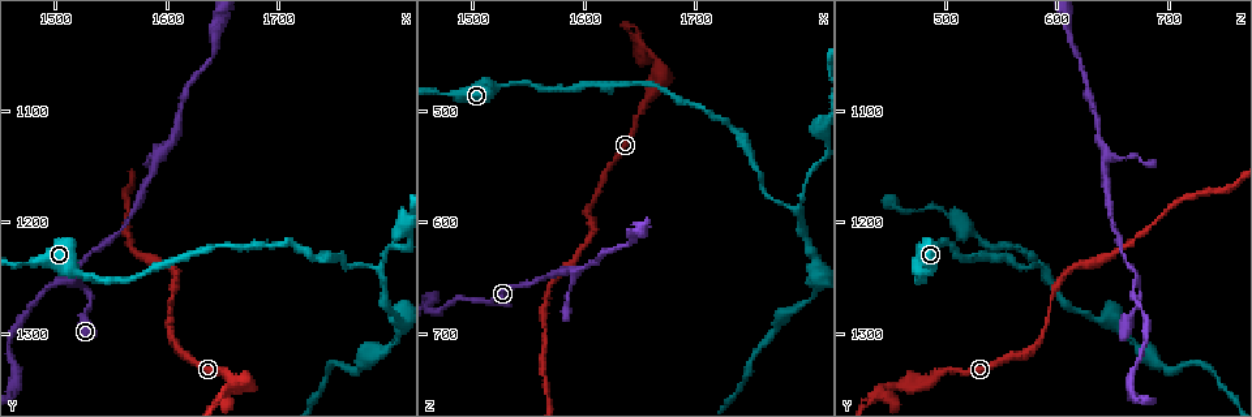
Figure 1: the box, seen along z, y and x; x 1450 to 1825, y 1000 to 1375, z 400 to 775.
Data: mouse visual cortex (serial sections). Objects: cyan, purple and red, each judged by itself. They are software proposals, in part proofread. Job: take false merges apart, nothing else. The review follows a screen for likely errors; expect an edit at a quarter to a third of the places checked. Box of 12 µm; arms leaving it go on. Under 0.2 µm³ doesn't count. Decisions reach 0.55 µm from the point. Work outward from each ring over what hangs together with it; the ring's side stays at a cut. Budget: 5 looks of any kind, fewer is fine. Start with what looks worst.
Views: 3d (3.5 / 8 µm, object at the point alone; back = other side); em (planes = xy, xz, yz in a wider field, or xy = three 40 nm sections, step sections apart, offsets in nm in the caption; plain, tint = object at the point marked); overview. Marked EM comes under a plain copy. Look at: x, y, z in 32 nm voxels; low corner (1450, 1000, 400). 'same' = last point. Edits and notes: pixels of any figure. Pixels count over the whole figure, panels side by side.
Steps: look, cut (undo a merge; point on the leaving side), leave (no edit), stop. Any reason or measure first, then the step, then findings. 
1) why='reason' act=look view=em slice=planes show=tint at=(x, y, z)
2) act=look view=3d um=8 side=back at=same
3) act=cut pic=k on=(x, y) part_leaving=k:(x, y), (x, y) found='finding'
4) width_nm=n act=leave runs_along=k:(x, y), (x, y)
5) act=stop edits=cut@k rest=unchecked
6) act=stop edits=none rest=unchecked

why='arms part here' act=look view=3d um=3.5 side=back at=(1516, 1254, 672)

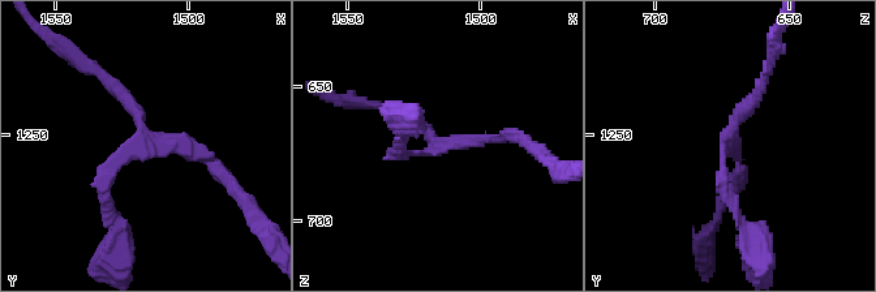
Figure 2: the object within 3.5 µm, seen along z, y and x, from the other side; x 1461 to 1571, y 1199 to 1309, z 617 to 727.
act=look view=em slice=xy step=3 show=tint at=(1516, 1252, 672)

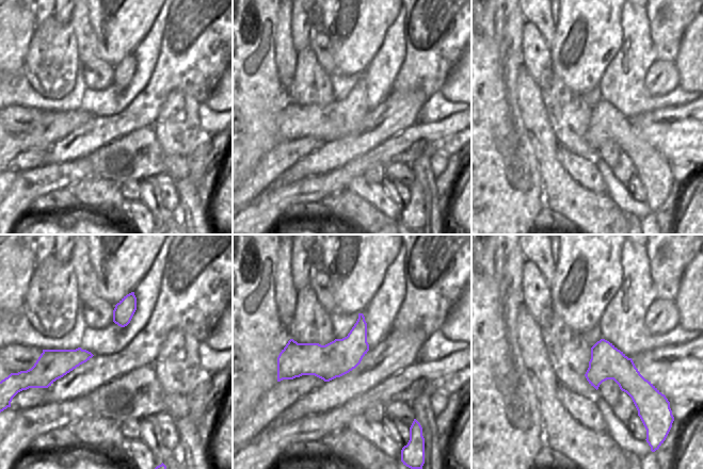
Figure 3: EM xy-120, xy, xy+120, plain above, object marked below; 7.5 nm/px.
act=leave runs_along=3:(361, 317), (332, 359), (282, 362) found='one cell here'

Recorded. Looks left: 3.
why='arms part here' act=look view=3d um=3.5 side=back at=(1792, 1244, 590)

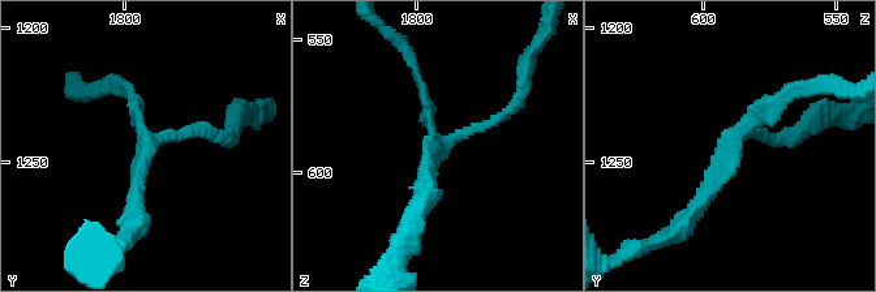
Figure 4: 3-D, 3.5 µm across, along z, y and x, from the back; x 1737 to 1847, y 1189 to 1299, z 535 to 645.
why='need the tissue' act=look view=em slice=xy step=2 show=tint at=(1789, 1243, 590)

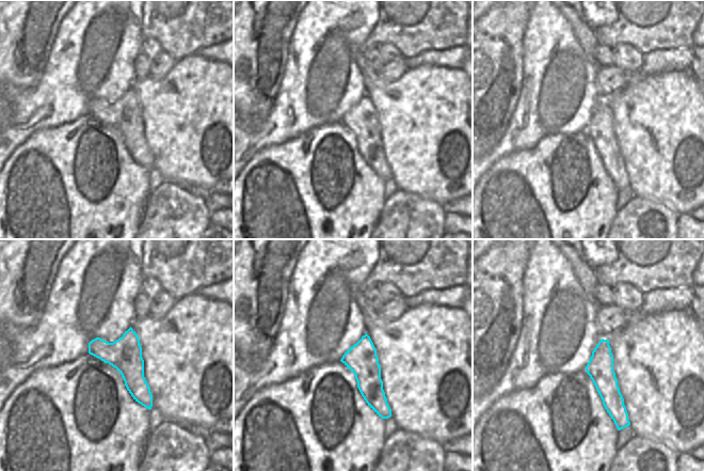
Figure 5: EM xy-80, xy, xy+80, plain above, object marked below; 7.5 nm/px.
act=look view=em slice=xy step=3 show=tint at=same

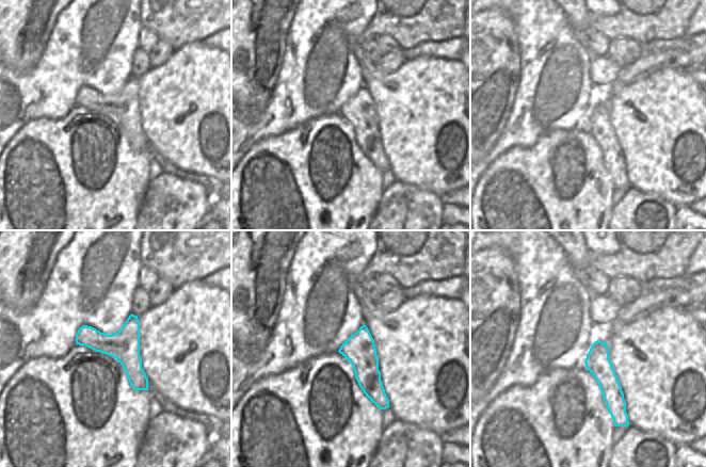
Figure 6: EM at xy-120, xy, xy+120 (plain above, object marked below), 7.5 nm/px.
arm_widths_nm=150,200,200 act=leave runs_along=4:(519, 101), (436, 150), (428, 184) found='one cell here'

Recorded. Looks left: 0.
act=stop edits=none rest=unchecked

